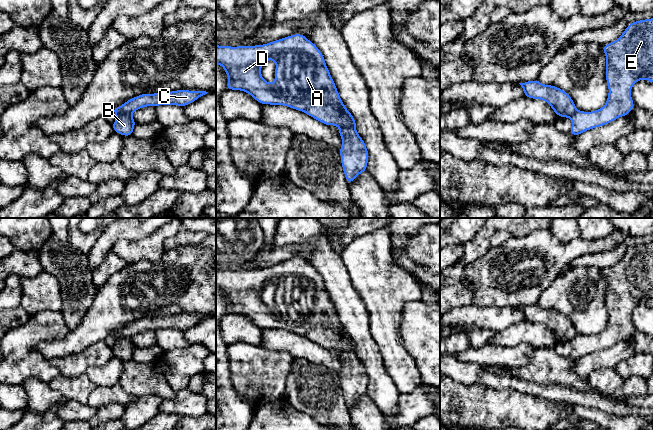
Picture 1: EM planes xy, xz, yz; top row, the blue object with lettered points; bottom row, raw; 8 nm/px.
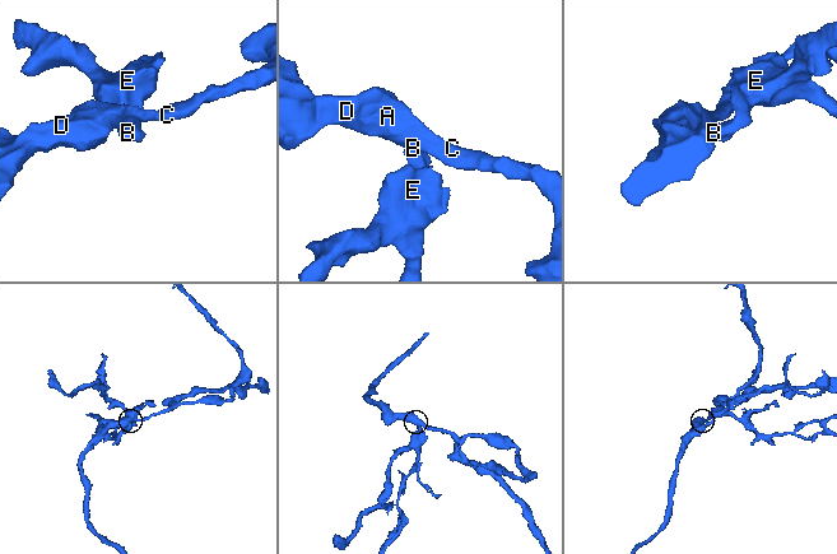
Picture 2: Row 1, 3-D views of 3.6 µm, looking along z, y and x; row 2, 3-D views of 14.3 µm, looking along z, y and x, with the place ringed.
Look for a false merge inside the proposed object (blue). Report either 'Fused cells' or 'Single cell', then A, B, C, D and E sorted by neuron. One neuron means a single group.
Fused cells. Groups: A C D / B E

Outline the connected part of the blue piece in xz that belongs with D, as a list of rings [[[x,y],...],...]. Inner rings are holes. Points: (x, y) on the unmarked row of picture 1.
[[[293,258],[263,269],[216,269],[216,288],[221,289],[228,300],[228,314],[247,316],[262,329],[283,329],[299,334],[329,351],[356,353],[356,345],[339,320],[322,276],[303,258]],[[267,284],[276,287],[274,307],[265,305],[261,299],[261,291]]]

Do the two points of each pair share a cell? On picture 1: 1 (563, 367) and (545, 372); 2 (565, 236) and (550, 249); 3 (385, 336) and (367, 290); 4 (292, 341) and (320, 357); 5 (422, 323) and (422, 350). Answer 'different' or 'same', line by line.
1: same
2: different
3: same
4: same
5: same

